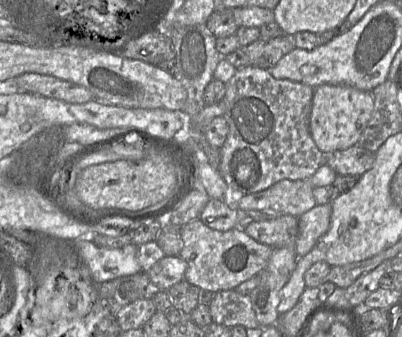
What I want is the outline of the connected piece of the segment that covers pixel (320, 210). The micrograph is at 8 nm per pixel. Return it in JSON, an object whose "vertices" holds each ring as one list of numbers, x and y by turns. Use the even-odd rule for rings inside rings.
{"vertices":[[330,203,316,205,298,217,298,234,295,244,297,259,306,255,328,231,331,221]]}

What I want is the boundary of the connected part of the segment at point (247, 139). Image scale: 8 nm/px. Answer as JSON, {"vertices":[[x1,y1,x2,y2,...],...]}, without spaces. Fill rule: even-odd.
{"vertices":[[247,66,238,69,236,73,232,76,232,78,230,78,230,80,225,84,226,90,223,98,225,111,223,117,228,125,228,135,223,145,219,149,220,165,218,171,228,185,228,189,231,191,232,194,231,197,243,196,244,194,260,192,269,188,276,182,284,179,308,180,325,161,325,154,320,151,319,148,316,146,309,131,309,118,314,88,306,84,294,82,288,79,276,79,269,73,268,70,254,66]]}

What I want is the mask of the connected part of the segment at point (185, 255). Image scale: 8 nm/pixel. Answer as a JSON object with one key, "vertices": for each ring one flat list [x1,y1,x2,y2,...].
{"vertices":[[198,218,181,226,183,247,179,256,186,262,184,279,200,289,218,292,234,290,242,282,257,276,268,264,273,248,255,241,244,229,235,227,227,231,219,231,206,226]]}

